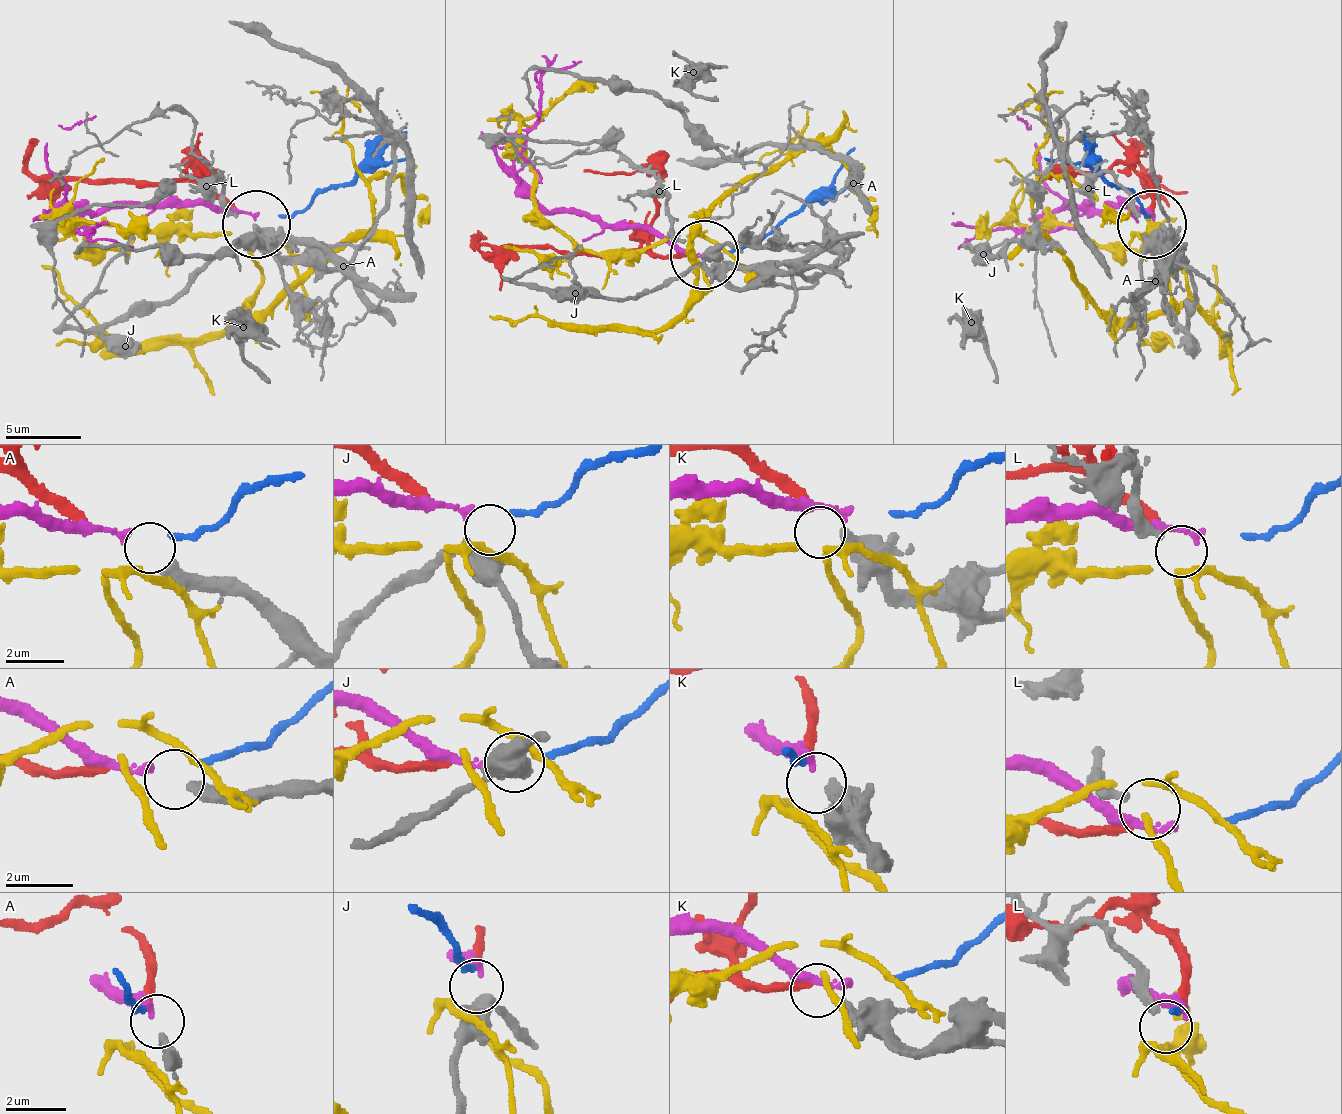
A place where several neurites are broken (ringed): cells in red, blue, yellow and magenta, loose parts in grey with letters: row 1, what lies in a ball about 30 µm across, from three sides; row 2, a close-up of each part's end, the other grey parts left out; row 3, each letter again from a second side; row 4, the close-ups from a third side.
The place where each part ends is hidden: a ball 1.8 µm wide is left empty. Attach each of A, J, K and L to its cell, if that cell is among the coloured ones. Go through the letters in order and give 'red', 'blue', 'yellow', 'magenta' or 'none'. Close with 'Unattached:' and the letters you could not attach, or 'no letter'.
A: magenta
J: blue
K: red
L: yellow
Unattached: no letter

